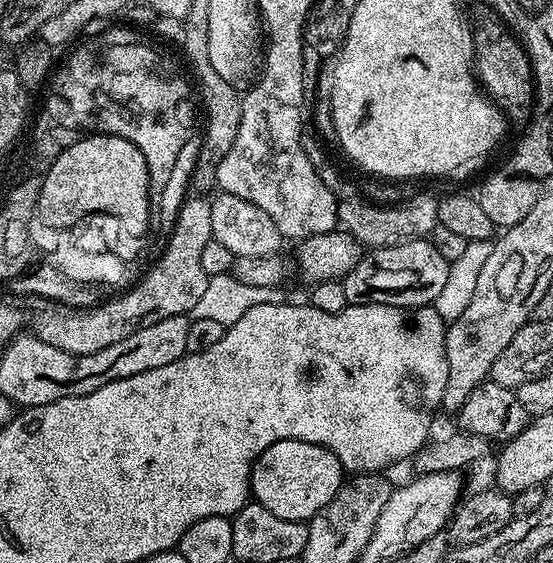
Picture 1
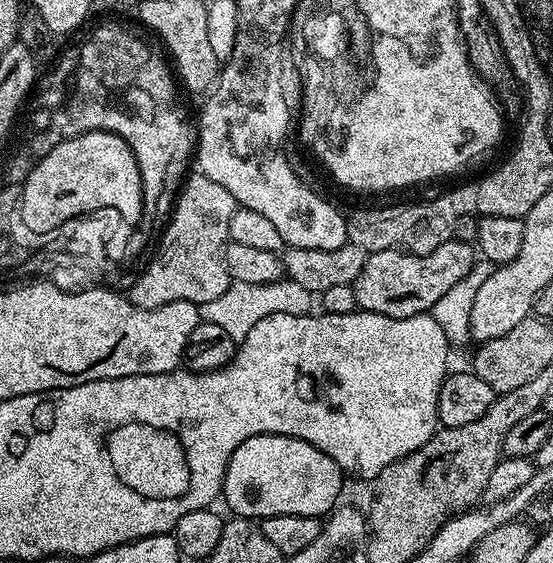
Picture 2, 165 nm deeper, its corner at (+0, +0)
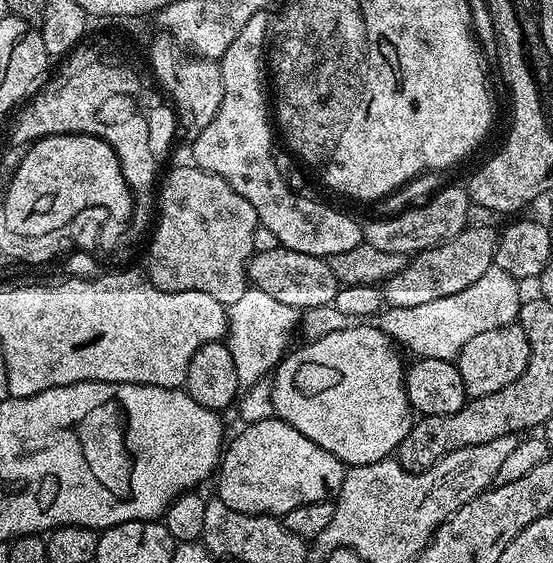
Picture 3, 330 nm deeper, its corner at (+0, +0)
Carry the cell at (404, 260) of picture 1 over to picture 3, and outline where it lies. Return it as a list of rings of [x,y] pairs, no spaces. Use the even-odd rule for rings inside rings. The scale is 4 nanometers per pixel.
[[[469,226],[454,239],[415,253],[404,268],[398,270],[398,274],[384,281],[382,291],[385,301],[394,308],[422,306],[422,302],[434,302],[434,298],[446,298],[446,294],[458,294],[458,290],[474,286],[474,282],[478,282],[478,278],[482,278],[482,274],[496,263],[497,235],[496,228]]]

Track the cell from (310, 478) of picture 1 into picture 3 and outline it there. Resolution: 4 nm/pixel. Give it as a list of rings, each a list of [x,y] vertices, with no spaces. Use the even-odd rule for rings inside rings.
[[[269,418],[244,424],[241,429],[233,440],[231,437],[227,441],[218,465],[218,498],[230,510],[282,518],[298,506],[332,500],[340,491],[346,471],[344,463],[285,420]]]

